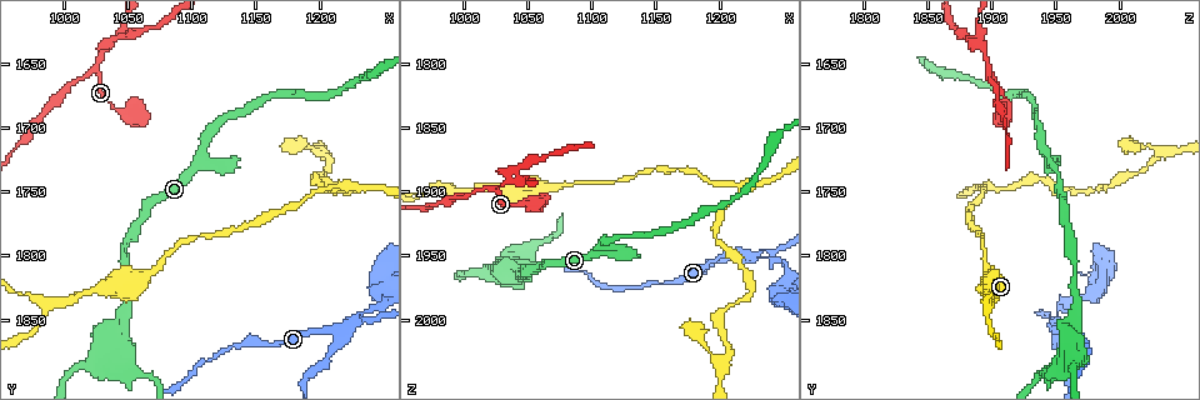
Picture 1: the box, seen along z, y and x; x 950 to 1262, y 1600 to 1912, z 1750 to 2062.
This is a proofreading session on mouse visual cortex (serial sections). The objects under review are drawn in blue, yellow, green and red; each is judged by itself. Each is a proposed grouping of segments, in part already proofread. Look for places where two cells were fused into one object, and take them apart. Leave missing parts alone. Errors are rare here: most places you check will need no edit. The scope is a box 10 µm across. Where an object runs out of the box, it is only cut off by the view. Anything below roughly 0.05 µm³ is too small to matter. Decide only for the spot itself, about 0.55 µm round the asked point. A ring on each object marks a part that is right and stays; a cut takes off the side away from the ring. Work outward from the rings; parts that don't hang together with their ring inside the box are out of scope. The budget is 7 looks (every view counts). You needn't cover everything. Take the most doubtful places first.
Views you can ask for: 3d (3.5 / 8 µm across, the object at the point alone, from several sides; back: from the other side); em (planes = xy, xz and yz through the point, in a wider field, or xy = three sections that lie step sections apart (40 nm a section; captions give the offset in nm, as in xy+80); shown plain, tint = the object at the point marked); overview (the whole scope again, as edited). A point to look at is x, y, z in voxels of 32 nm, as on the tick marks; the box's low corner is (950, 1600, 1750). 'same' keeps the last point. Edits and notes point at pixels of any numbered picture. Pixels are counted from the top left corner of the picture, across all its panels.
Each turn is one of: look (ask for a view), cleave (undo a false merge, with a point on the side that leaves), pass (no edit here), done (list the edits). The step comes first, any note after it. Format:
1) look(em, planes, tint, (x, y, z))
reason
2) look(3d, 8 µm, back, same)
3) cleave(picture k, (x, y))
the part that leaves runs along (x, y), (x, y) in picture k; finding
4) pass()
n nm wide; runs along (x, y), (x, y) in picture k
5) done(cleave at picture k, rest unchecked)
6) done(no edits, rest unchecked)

look(3d, 3.5 µm, (1218, 1858, 1950))
arms run side by side

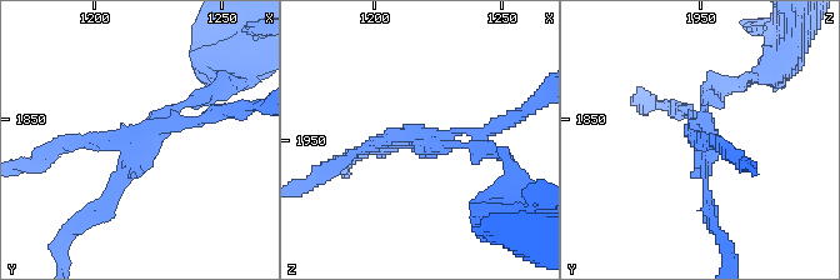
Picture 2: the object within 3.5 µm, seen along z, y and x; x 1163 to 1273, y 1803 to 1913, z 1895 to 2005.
look(em, xy, step 5, tint, (1220, 1859, 1951))
4 arms; arms of 100, 150, 150, 150 nm; need the tissue

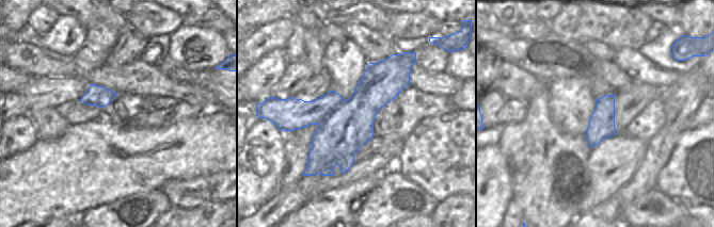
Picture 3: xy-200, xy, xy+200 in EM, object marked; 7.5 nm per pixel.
cleave(picture 2, (116, 193))
the part that leaves runs along (419, 141), (491, 148), (511, 166) in picture 2; two cells meet here

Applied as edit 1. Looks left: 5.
look(overview)

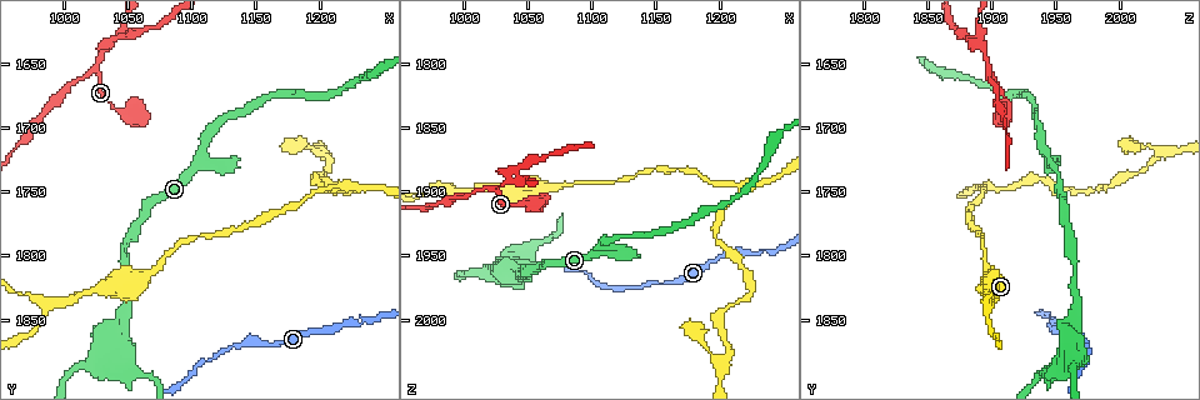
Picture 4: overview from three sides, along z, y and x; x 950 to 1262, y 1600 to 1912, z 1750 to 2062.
look(3d, 3.5 µm, (1214, 1744, 1896))
thin neck

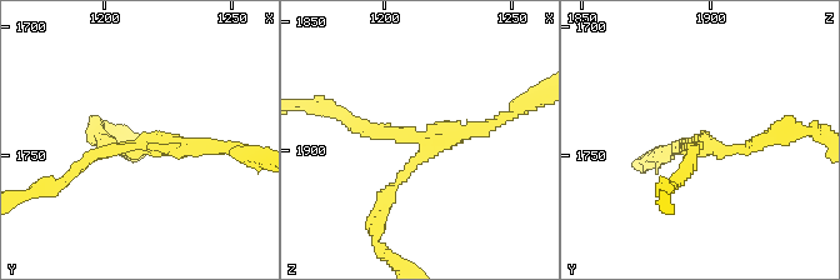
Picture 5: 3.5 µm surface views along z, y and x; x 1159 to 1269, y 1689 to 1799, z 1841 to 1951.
look(em, xy, step 3, tint, (1216, 1745, 1897))
3 arms; arms of 150, 150, 200 nm

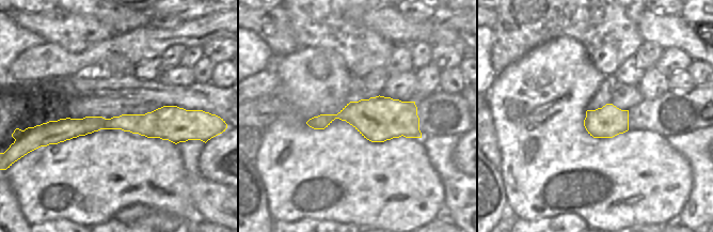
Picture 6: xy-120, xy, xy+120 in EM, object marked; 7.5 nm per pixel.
pass()
runs along (188, 116), (173, 123), (50, 127) in picture 6; one cell here

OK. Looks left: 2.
look(3d, 3.5 µm, (1036, 1634, 1890))

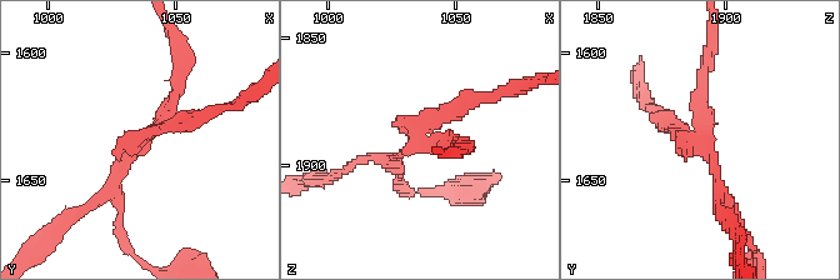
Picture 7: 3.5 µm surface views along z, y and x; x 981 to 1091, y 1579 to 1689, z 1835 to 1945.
look(em, xy, step 5, tint, (1034, 1636, 1889))
3 arms; arms of 150, 150, 200 nm

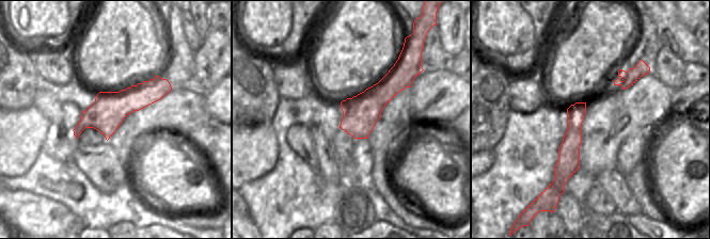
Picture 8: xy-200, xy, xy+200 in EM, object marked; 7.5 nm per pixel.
cleave(picture 7, (464, 109))
280 nm wide; the part that leaves runs along (416, 135), (424, 121), (516, 90) in picture 7; a second cell is stuck on

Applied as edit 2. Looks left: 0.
done(cleave at picture 2, cleave at picture 7, rest unchecked)

